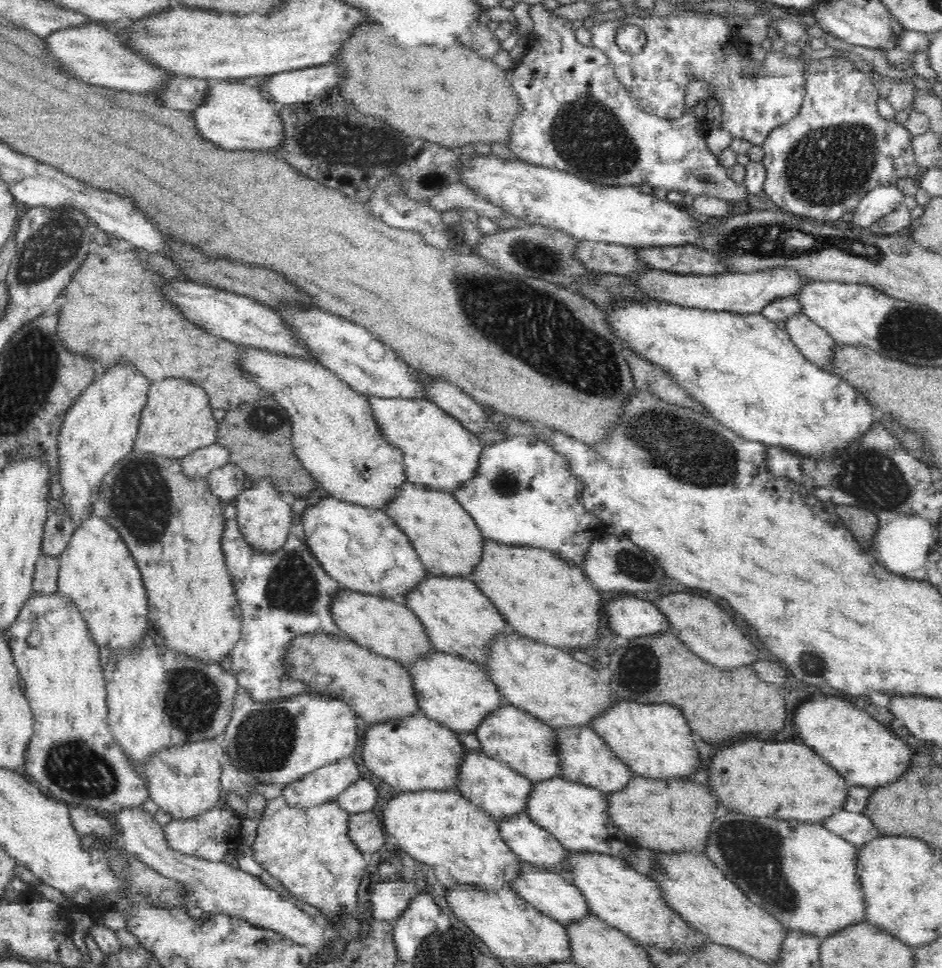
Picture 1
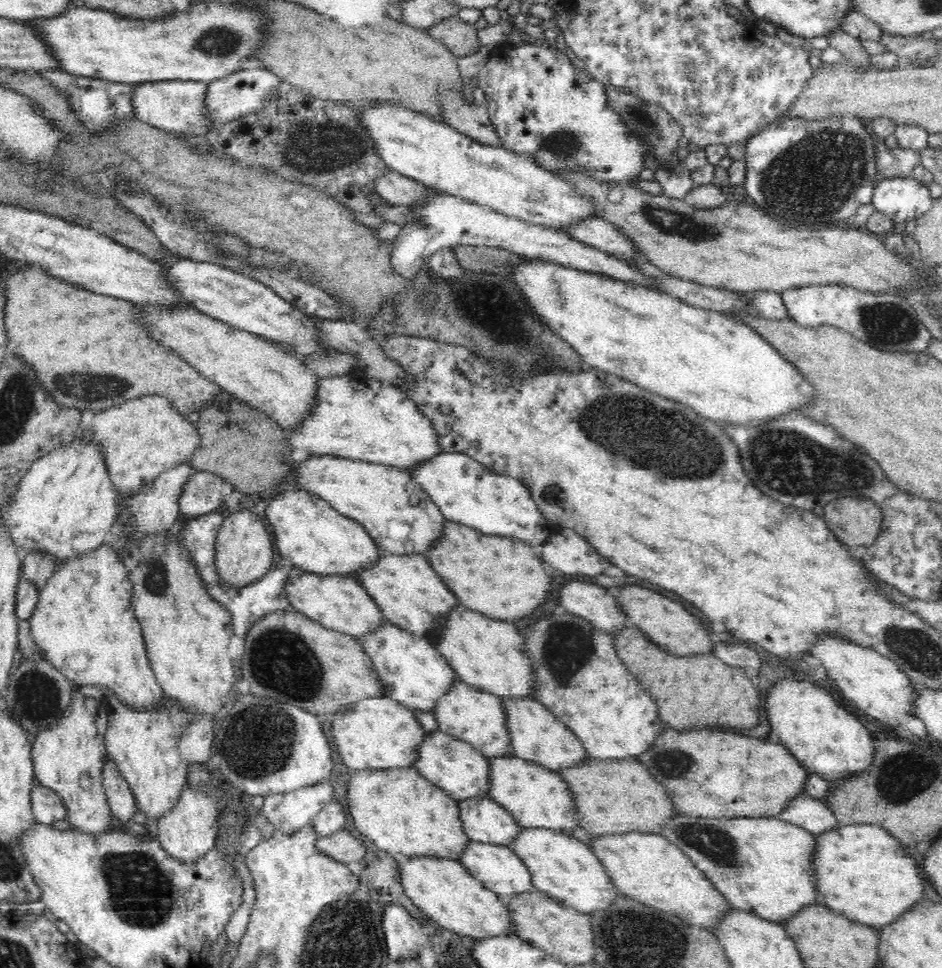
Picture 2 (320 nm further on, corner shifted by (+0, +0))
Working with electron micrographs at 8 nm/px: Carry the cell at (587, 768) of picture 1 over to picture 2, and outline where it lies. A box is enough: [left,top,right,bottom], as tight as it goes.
[505,698,592,772]

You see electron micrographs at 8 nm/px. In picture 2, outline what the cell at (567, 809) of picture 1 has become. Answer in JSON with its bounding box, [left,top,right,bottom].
[489,756,580,834]

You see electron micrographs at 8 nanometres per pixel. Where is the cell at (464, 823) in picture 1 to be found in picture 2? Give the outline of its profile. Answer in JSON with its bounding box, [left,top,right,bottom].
[348,767,472,863]

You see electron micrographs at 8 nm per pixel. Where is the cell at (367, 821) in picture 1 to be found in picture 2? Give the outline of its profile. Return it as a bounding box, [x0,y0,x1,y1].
[317,828,366,865]

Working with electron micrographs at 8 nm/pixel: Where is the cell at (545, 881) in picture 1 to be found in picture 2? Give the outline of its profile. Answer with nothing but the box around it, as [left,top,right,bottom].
[460,841,535,899]

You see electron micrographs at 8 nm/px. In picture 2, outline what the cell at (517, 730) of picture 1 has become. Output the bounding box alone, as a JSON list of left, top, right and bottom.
[433,680,512,759]

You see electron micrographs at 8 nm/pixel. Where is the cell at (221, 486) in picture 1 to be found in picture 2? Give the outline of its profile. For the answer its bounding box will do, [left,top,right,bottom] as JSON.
[180,471,222,517]

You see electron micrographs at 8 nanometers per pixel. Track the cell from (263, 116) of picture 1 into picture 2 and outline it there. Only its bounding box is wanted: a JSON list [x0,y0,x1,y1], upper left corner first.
[132,80,219,138]

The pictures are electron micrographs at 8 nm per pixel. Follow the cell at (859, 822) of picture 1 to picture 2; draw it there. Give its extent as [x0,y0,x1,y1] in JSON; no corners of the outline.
[778,794,839,834]

